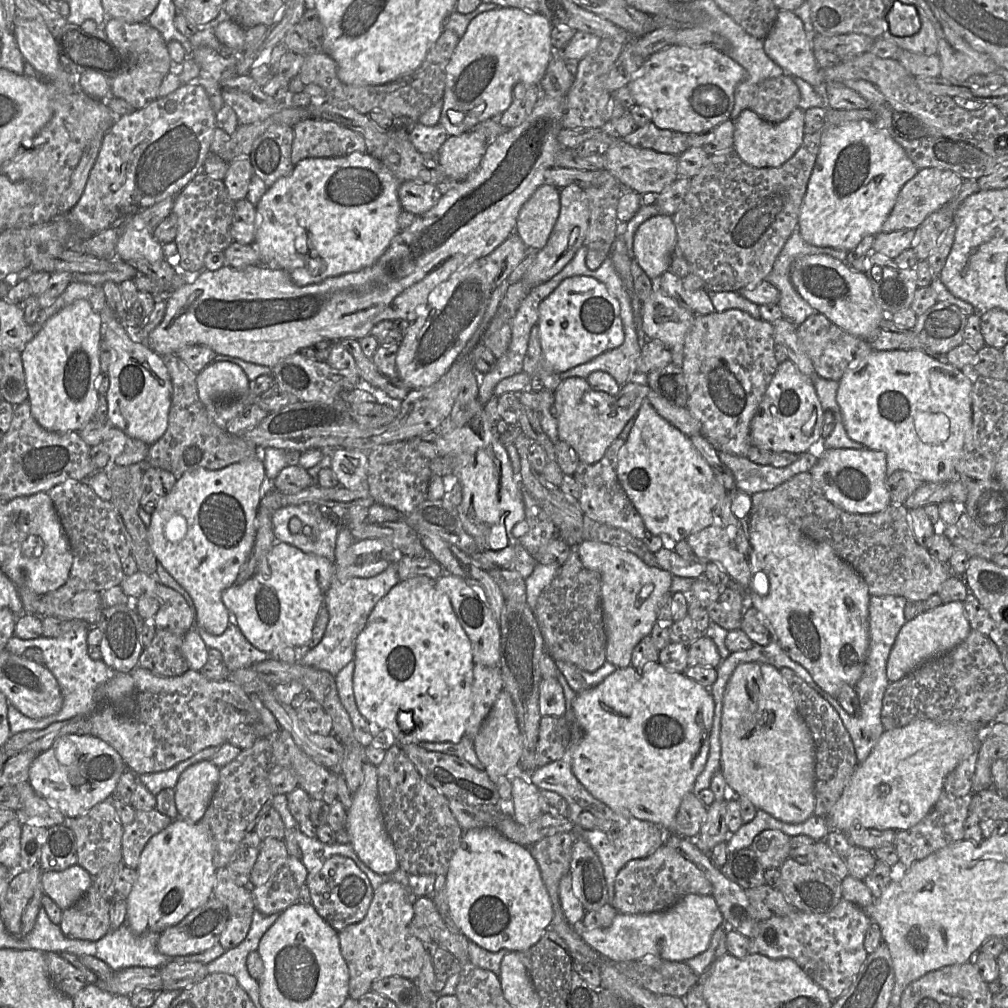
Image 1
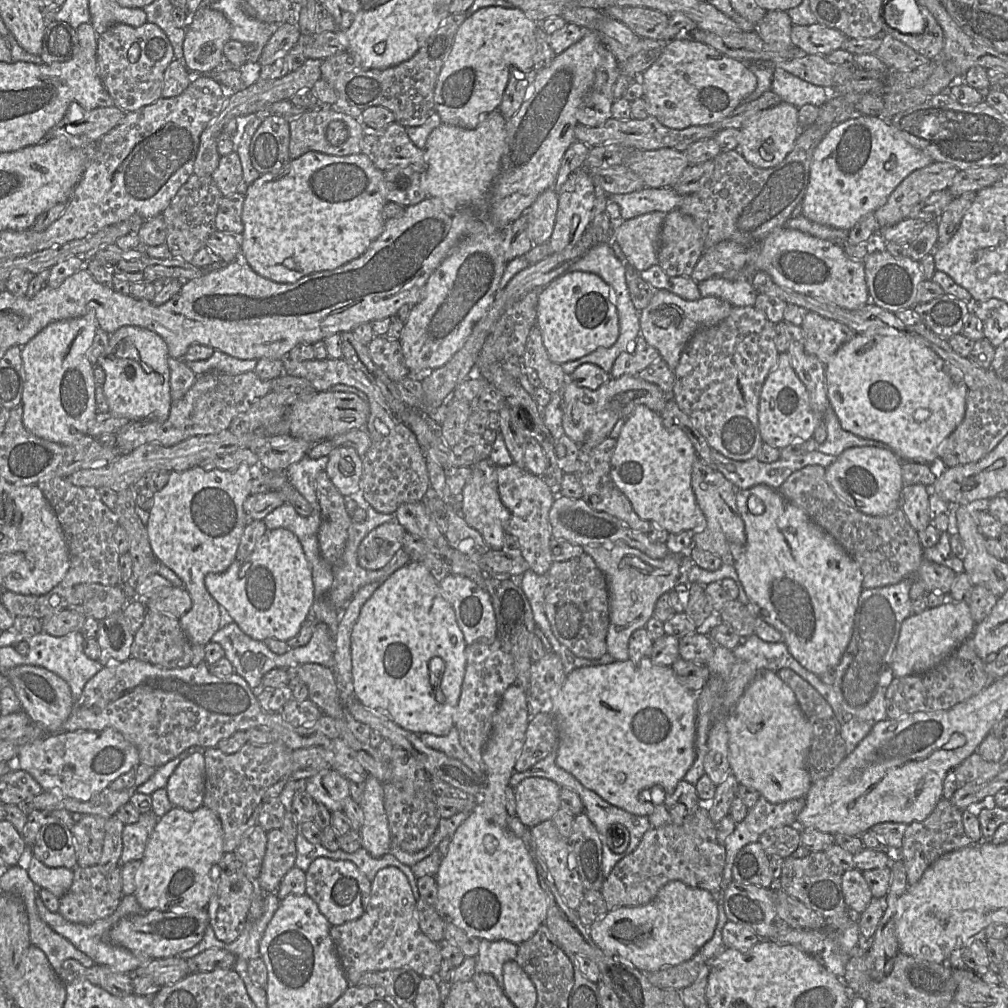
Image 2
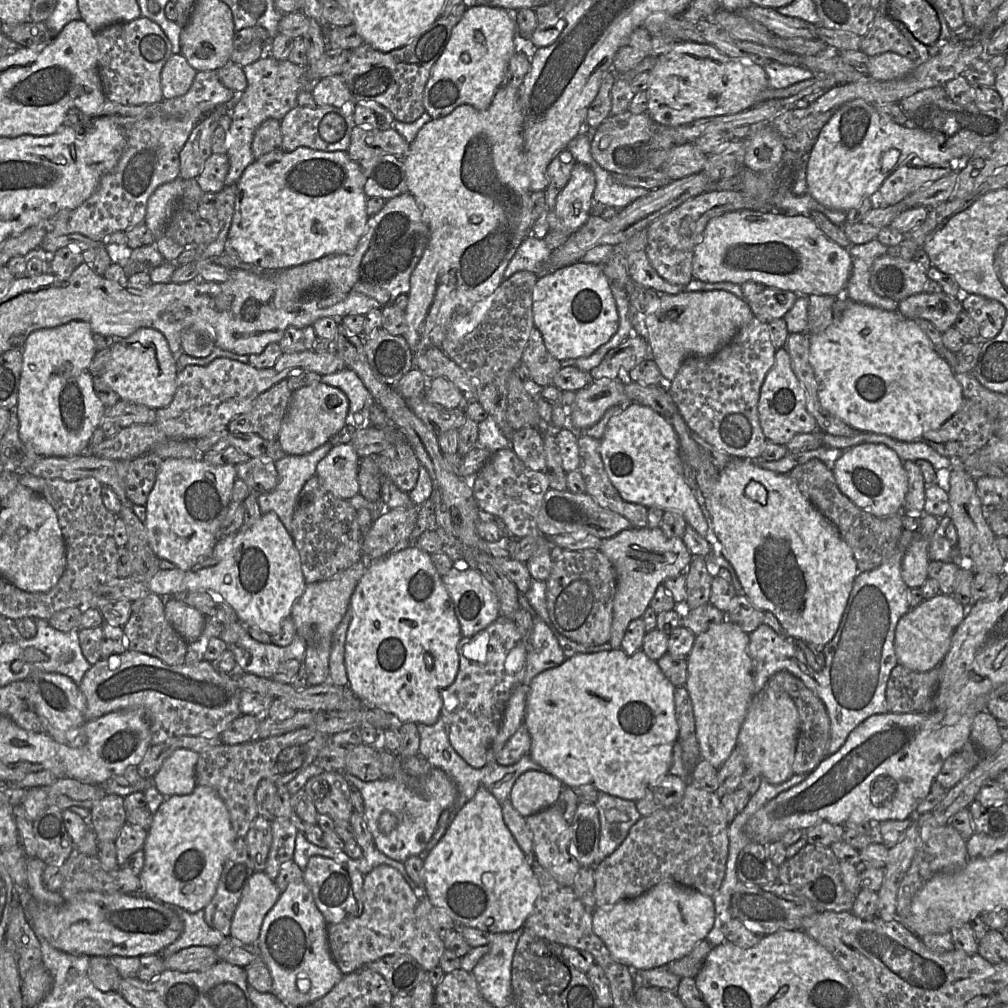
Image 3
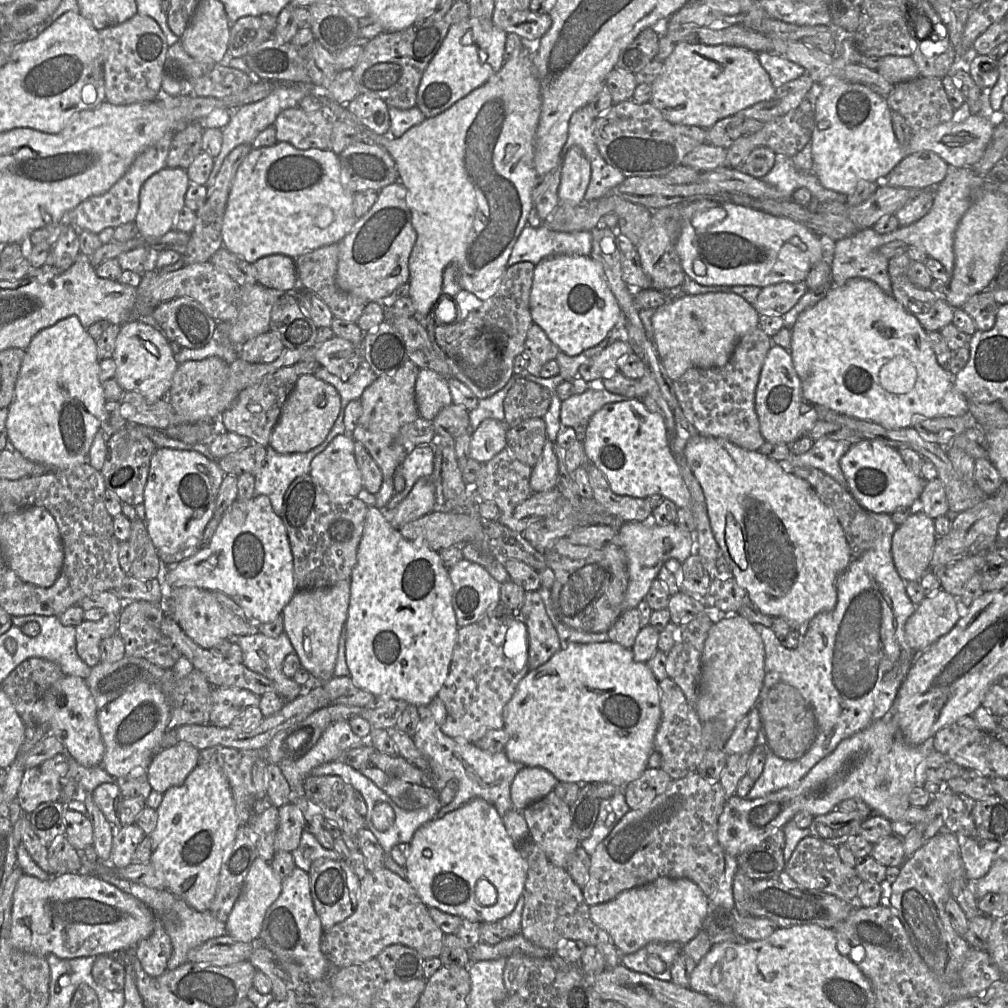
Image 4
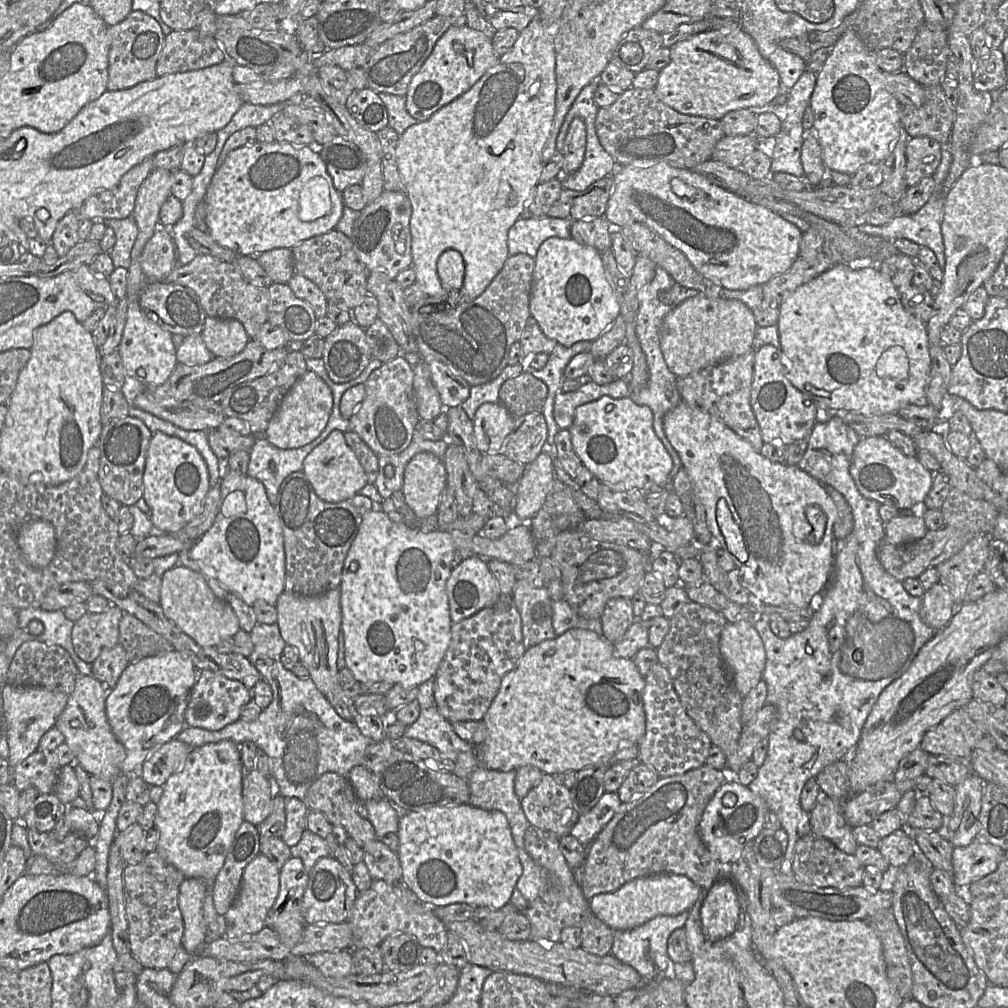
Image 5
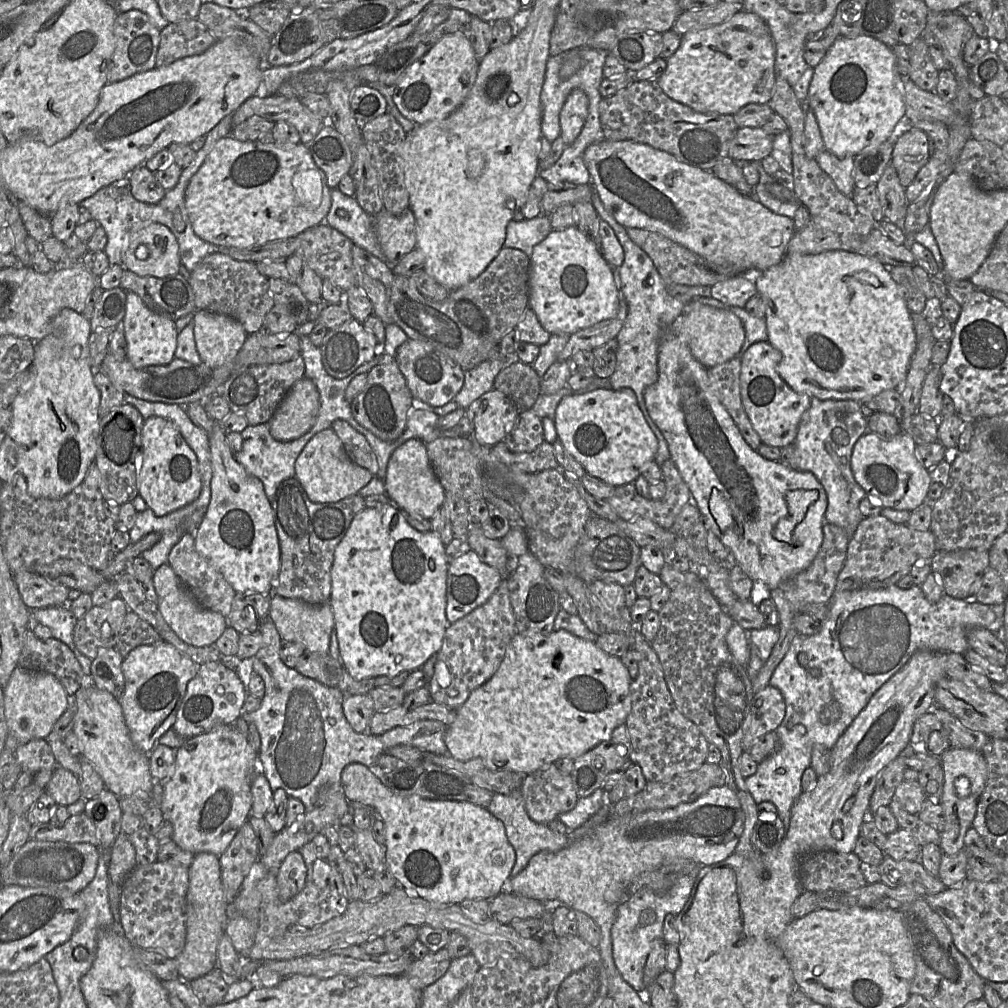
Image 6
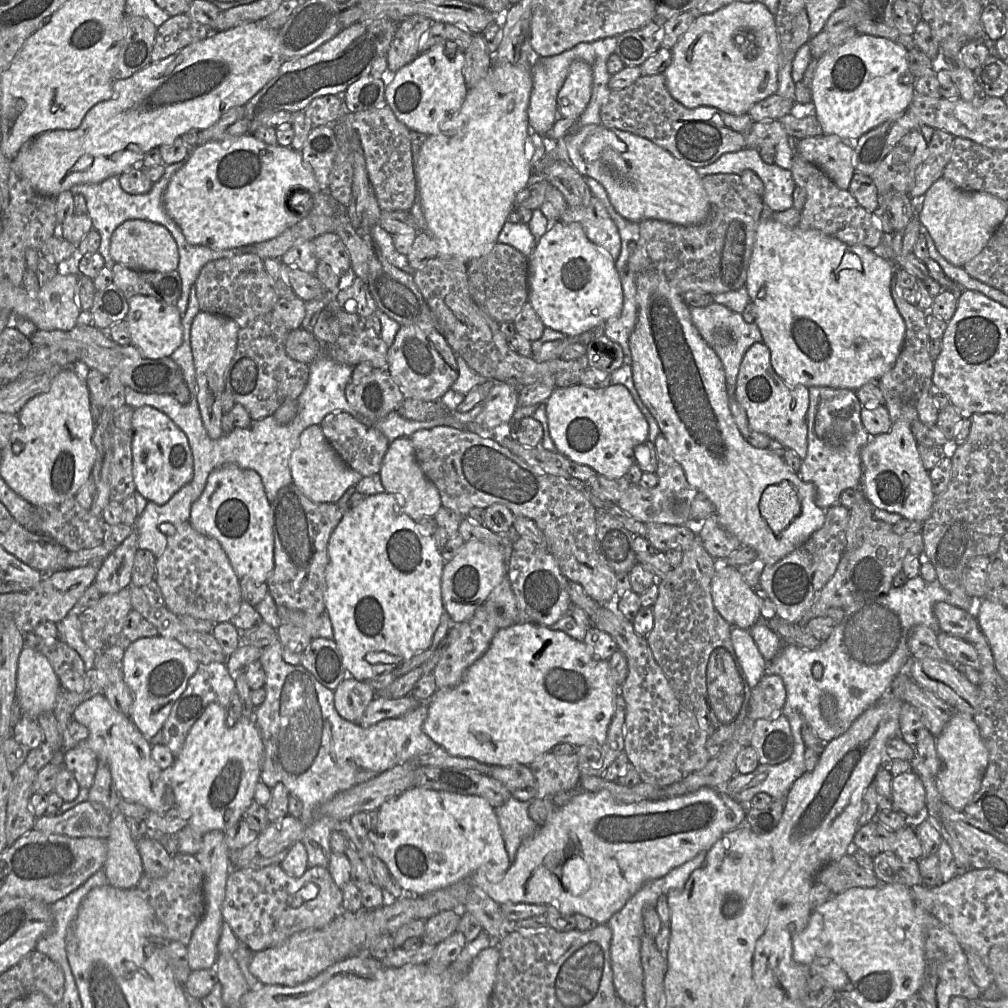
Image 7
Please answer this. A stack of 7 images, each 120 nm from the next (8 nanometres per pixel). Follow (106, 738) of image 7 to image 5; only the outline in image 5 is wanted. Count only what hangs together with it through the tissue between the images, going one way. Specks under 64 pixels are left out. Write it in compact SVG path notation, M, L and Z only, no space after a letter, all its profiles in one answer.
M80 675L55 727L64 735L65 742L73 751L76 761L89 774L112 782L121 773L120 767L126 751L113 734L106 716L108 690L109 688L93 676Z

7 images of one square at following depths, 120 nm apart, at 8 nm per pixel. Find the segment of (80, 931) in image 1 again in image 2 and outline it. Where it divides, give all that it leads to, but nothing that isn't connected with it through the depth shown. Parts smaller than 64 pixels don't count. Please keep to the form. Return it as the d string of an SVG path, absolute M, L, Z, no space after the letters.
M97 865L73 869L73 882L69 890L60 898L59 913L68 921L81 924L92 924L107 918L119 906L121 899L114 897L108 889L106 876Z

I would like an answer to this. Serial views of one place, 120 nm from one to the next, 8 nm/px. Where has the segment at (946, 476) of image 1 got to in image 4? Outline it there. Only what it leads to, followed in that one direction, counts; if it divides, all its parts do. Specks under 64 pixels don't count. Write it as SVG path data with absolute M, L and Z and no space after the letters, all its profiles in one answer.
M850 279L844 286L830 290L815 306L802 312L791 329L790 353L803 396L812 404L823 405L849 417L871 421L886 428L900 429L913 427L915 423L929 418L963 416L969 412L968 400L955 387L955 376L939 365L927 331L914 316L904 310L893 295L887 295L877 284L867 279Z

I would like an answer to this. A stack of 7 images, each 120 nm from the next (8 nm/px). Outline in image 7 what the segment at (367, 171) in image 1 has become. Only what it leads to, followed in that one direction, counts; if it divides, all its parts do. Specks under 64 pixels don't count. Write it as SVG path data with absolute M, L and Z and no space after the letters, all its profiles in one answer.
M247 133L190 148L187 162L173 174L168 183L163 205L191 245L226 250L271 240L309 214L291 208L296 196L302 197L302 201L307 203L308 196L321 191L312 168L303 160L301 151L290 146L268 145Z

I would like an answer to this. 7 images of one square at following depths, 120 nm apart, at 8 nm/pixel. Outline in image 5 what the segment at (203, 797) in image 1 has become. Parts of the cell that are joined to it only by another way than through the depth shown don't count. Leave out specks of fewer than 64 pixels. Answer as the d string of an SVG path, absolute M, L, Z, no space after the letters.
M173 739L152 753L142 764L142 778L150 786L164 786L168 778L184 765L193 748Z

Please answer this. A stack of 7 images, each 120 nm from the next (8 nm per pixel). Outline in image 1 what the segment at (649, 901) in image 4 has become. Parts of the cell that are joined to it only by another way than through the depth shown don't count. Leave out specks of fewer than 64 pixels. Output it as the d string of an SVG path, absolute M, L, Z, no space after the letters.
M688 894L662 912L649 914L618 912L611 926L584 929L579 934L591 948L613 961L663 959L685 962L708 948L714 931L724 921L712 895Z

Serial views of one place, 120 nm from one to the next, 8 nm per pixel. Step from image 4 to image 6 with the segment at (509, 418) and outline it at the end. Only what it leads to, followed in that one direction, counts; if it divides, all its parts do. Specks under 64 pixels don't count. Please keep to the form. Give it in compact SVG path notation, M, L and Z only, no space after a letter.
M518 361L498 373L494 388L504 393L523 412L530 410L540 396L540 381L531 365Z

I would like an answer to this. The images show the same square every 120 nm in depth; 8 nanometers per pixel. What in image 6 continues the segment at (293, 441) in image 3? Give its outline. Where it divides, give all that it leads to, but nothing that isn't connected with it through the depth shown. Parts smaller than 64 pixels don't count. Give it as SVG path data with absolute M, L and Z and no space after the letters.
M302 377L286 393L269 421L270 435L278 441L295 440L314 425L319 410L319 392L307 377Z

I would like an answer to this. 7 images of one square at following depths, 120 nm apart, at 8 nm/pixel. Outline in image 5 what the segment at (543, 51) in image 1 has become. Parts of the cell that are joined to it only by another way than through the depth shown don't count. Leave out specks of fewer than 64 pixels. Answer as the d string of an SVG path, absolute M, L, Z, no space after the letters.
M469 26L450 27L436 42L431 54L412 78L406 94L406 108L418 122L428 120L432 114L467 92L491 67L497 64L499 56L493 49L492 39Z

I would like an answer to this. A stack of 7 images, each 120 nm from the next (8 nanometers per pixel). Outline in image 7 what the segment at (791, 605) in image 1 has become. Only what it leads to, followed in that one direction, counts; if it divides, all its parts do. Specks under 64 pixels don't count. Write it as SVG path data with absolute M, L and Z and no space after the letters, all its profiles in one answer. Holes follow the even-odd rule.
M653 267L636 279L637 320L629 337L632 355L632 376L635 388L647 409L667 439L674 458L682 466L691 486L707 496L715 506L718 522L735 535L743 546L753 548L758 560L773 565L802 545L825 521L826 511L815 504L816 487L804 482L783 460L768 448L759 449L741 435L729 407L727 384L722 362L715 351L701 337L690 318L689 307L682 295L672 289ZM789 482L797 491L801 503L800 514L776 535L761 514L764 490L774 484Z

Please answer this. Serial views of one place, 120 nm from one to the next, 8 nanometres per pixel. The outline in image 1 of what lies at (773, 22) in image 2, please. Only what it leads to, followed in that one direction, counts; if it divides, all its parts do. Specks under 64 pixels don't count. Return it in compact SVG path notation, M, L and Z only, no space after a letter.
M781 10L778 12L770 32L763 40L763 47L766 55L785 71L785 75L798 77L809 83L827 104L827 83L822 75L822 69L814 59L803 22L792 11Z

